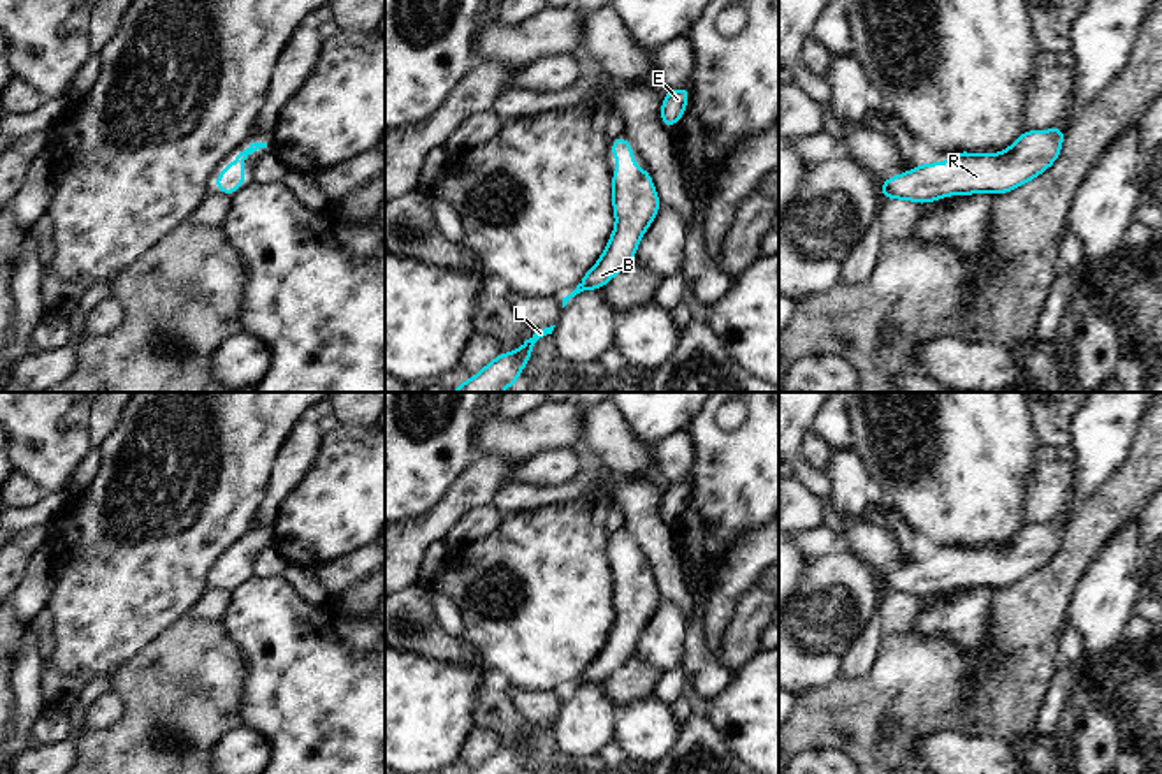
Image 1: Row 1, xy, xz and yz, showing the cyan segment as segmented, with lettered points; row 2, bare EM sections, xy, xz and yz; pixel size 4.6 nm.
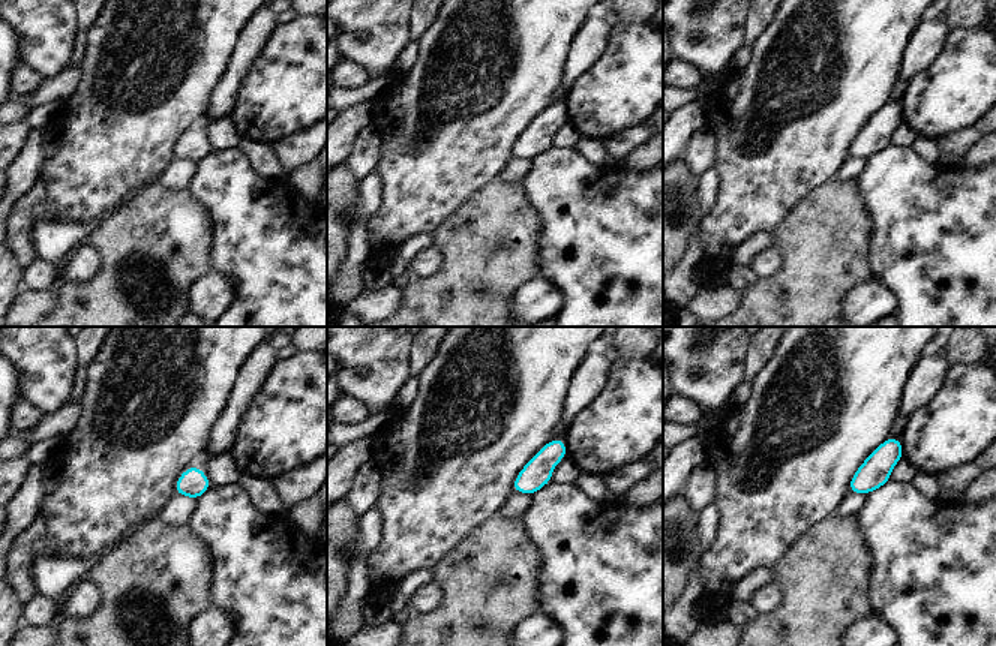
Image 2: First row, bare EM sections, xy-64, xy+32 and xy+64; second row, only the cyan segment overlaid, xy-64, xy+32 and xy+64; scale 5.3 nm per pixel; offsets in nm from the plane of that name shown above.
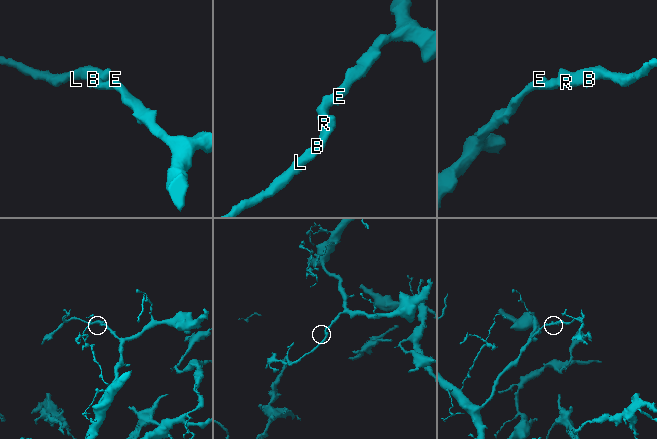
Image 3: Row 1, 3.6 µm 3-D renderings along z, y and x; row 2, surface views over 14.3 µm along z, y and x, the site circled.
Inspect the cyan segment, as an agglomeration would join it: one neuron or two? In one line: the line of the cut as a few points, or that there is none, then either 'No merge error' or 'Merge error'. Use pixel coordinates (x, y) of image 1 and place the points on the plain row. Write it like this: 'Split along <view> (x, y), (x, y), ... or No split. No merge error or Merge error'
No split. No merge error.

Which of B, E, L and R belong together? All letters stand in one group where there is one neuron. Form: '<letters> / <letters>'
B E L R

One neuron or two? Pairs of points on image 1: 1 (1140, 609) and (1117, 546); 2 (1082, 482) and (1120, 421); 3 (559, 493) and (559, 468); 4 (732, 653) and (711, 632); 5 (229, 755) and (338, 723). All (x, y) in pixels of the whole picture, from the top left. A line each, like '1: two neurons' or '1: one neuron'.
1: two neurons
2: one neuron
3: two neurons
4: two neurons
5: two neurons

